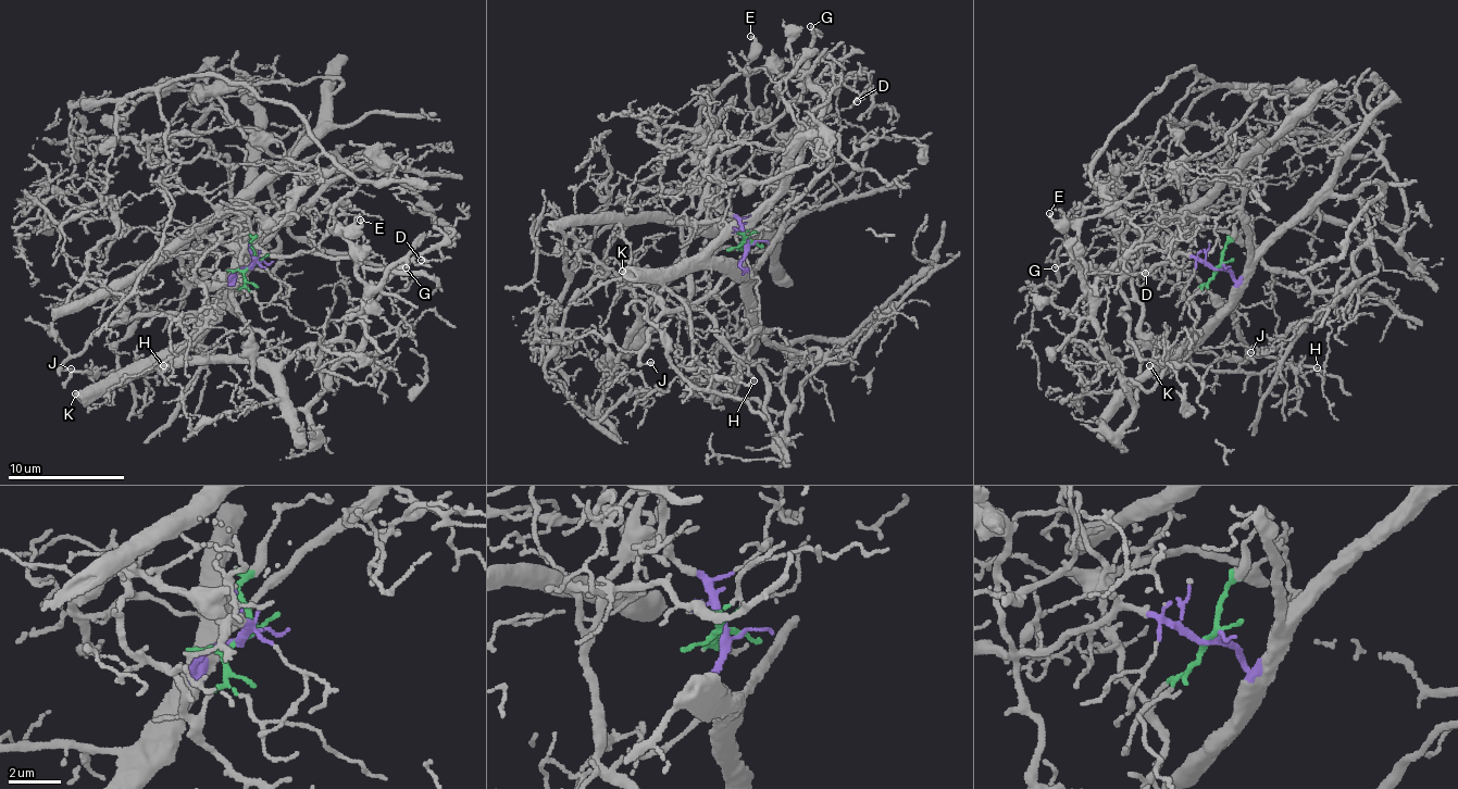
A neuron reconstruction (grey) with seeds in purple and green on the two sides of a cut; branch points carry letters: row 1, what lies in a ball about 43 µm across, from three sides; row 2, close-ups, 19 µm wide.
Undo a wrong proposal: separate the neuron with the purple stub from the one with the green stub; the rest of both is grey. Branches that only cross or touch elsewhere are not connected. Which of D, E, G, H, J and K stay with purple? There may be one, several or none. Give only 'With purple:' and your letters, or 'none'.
With purple: D, H, J, K

